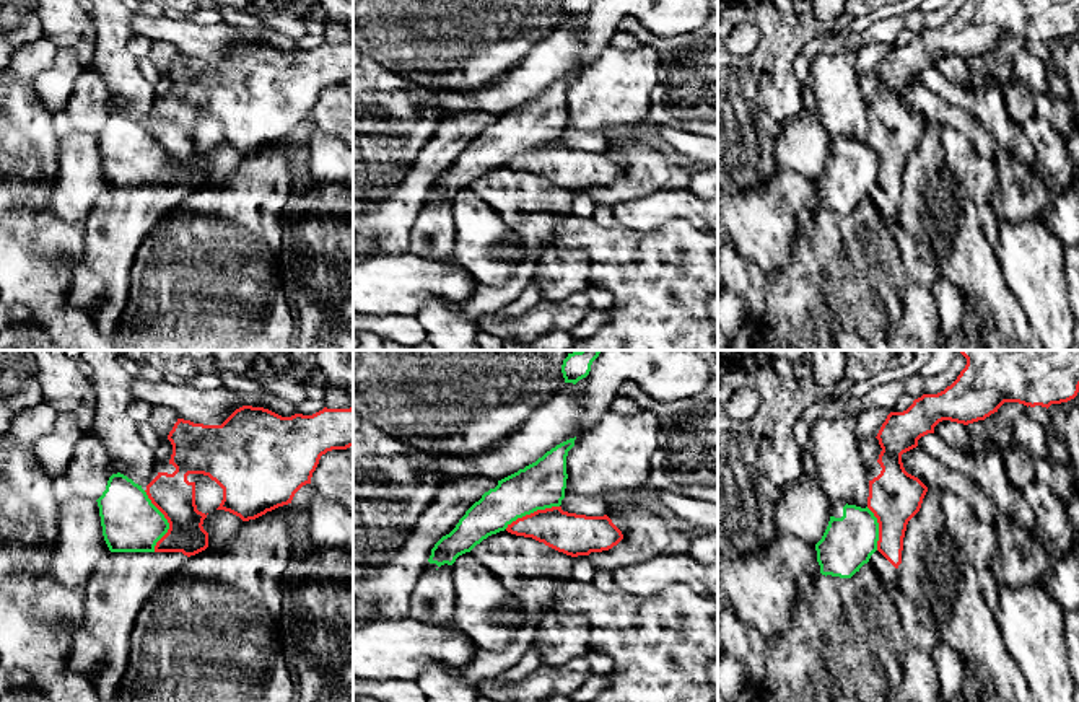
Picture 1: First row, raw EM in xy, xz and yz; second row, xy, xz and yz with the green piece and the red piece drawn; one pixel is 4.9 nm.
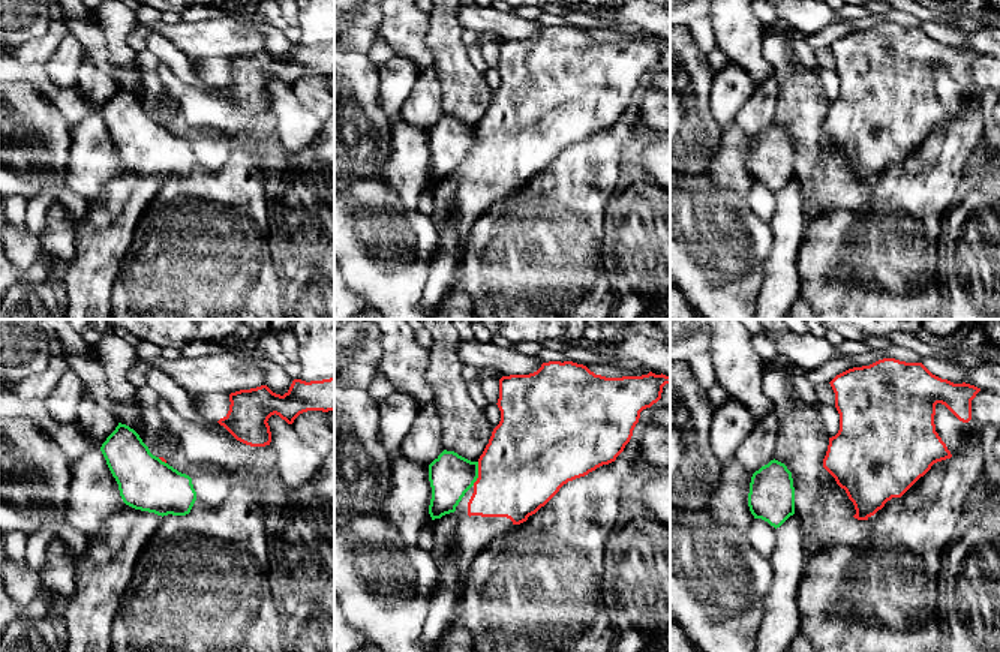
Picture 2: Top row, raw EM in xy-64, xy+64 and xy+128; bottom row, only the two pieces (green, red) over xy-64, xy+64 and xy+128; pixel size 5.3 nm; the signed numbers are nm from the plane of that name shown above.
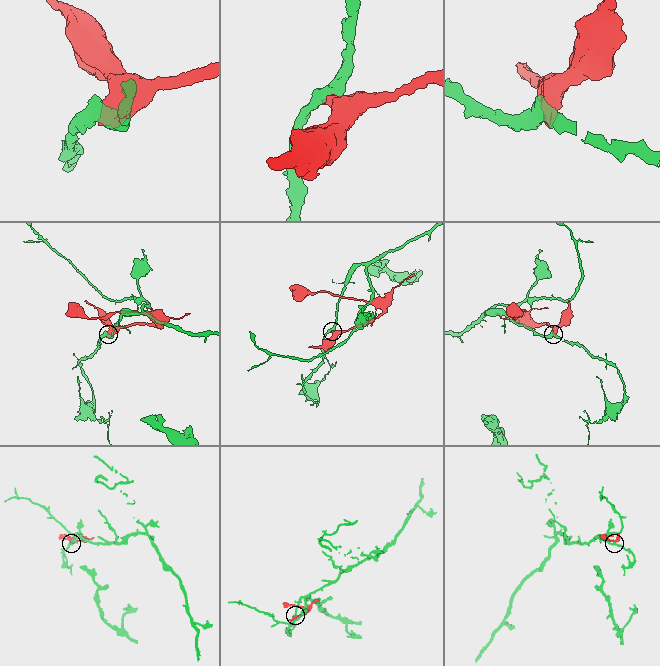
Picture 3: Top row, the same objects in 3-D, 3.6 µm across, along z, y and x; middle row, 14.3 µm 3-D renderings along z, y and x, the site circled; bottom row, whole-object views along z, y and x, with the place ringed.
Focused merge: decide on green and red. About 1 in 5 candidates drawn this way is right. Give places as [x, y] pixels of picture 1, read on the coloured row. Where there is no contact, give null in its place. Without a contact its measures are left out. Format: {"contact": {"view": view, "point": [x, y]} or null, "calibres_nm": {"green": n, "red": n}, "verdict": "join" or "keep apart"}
{"contact": {"view": "xy", "point": [166, 522]}, "calibres_nm": {"green": 280, "red": 200}, "verdict": "keep apart"}

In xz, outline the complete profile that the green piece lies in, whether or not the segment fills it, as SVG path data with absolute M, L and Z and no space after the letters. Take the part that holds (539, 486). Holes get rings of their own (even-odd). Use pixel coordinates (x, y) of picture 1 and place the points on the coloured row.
M576 437L557 445L535 463L498 480L495 489L485 492L465 511L456 528L435 544L428 562L438 567L452 565L459 555L505 531L518 518L560 507L568 479L566 456L574 440Z

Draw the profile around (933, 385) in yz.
M957 352L957 355L954 357L954 360L944 373L923 380L924 394L937 394L944 391L957 380L965 365L967 358L960 352Z

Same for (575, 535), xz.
M561 507L537 510L518 518L506 528L508 533L532 537L571 557L609 551L623 534L604 516L586 516L563 511Z

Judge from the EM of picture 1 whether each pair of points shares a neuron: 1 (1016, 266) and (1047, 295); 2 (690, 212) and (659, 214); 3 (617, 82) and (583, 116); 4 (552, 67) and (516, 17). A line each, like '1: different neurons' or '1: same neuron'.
1: same neuron
2: same neuron
3: same neuron
4: different neurons

